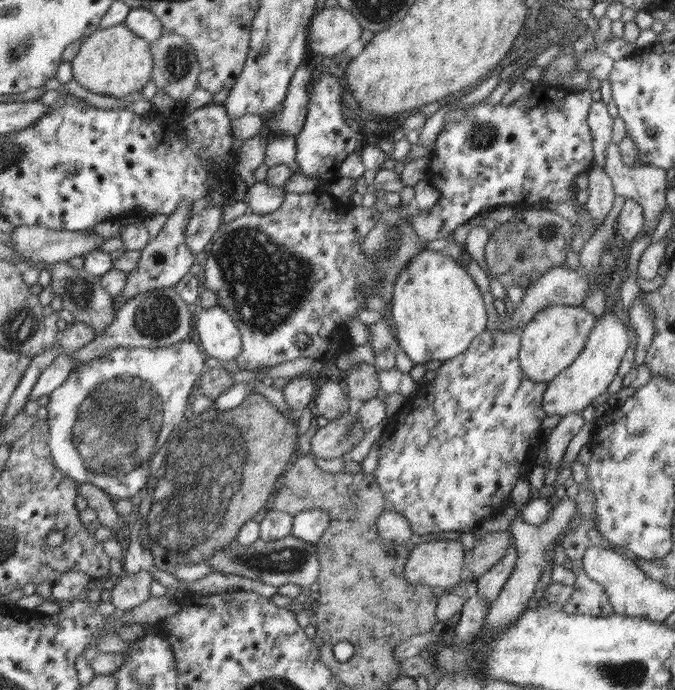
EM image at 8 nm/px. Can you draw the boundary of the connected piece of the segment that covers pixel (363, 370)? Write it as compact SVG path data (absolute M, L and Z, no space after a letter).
M357 365L348 369L348 378L344 381L349 390L349 400L356 405L368 402L378 396L381 388L378 369L374 365Z

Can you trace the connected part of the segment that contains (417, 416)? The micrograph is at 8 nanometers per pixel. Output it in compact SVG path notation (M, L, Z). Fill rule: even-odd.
M503 330L482 331L468 346L462 354L452 357L450 360L444 361L442 366L435 371L436 377L433 380L420 383L420 387L416 393L409 398L410 406L406 402L406 414L402 418L402 412L398 412L398 418L394 422L394 426L390 428L390 432L386 432L379 439L380 457L378 465L374 471L374 478L382 492L384 498L384 506L386 511L396 512L400 516L404 516L408 520L411 532L423 536L425 538L433 535L442 534L444 532L460 531L466 533L482 524L485 520L494 517L501 512L510 501L511 492L514 489L520 476L527 475L536 465L540 446L544 443L545 436L542 433L541 422L547 416L544 412L542 401L545 389L537 382L526 378L519 365L519 348L521 345L521 335L519 332L512 330L504 332Z

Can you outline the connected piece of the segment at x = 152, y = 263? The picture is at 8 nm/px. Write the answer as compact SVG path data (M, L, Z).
M180 201L177 209L167 216L164 228L140 251L138 268L128 273L128 280L123 286L123 291L113 297L113 308L116 314L127 300L134 298L137 294L174 287L190 271L192 264L196 261L186 244L184 231L192 215L192 204L192 201Z

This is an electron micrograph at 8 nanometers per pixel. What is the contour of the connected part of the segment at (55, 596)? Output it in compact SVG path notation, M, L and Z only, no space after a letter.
M69 570L62 573L60 578L57 578L51 585L52 595L50 599L60 603L80 599L95 585L95 580L88 576L88 573Z

